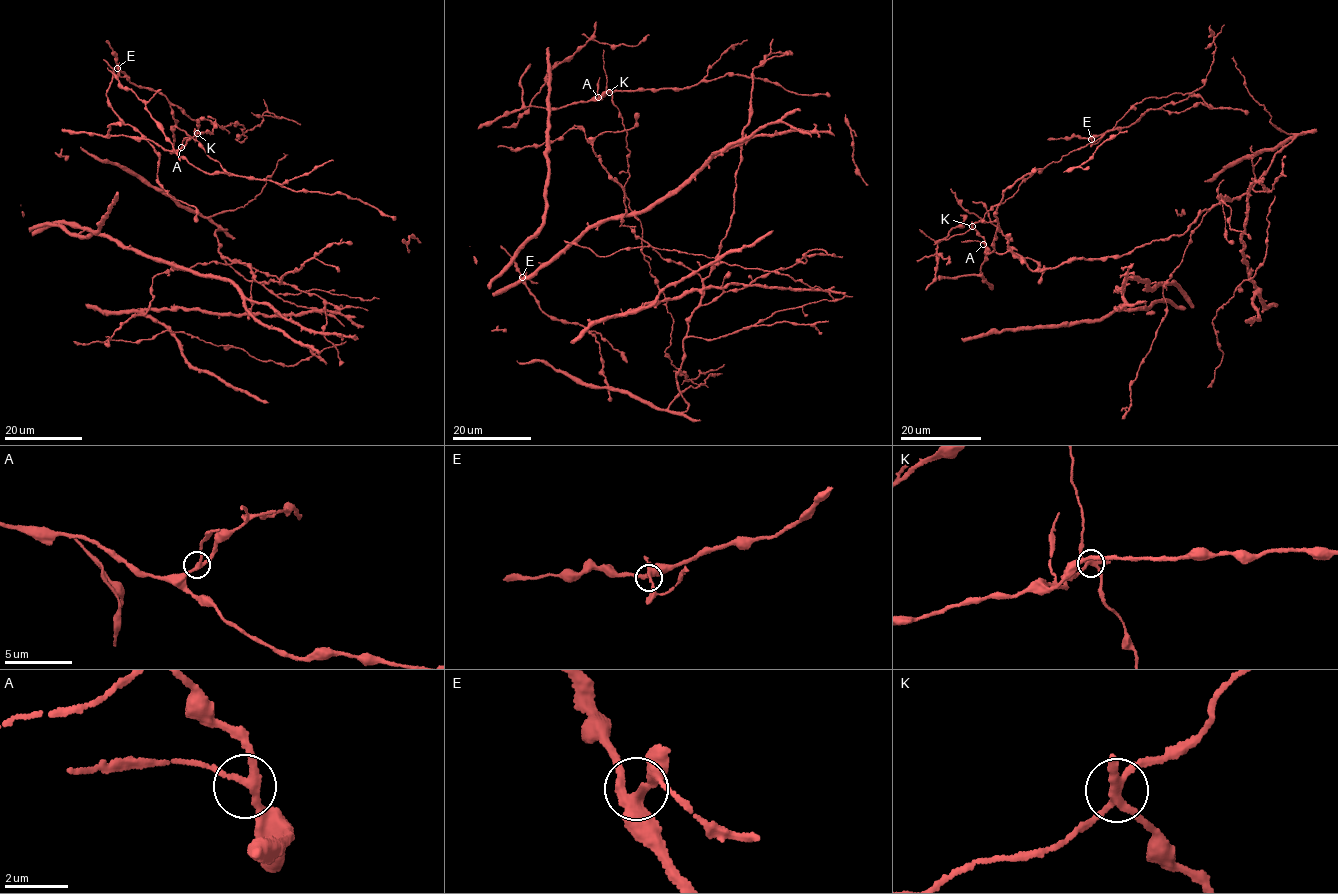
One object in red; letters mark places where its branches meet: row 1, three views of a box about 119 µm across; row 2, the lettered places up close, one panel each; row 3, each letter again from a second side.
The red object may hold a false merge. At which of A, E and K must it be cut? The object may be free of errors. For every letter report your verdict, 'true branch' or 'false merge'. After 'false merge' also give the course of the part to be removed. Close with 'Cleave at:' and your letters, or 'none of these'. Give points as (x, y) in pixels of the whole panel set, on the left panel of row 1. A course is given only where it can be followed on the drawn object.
A: true branch
E: true branch
K: false merge; foreign part runs (198, 133), (212, 133), (210, 121), (223, 130), (237, 122), (241, 143), (265, 112), (300, 124)
Cleave at: K

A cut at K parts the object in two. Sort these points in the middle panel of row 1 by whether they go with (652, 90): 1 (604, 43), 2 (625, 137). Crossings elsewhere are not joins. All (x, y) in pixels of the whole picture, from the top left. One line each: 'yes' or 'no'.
1: yes
2: no

